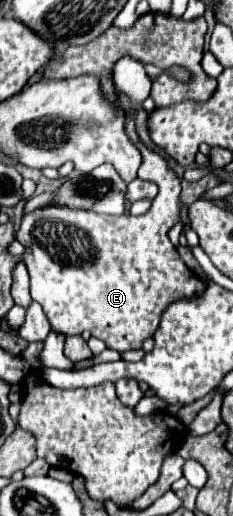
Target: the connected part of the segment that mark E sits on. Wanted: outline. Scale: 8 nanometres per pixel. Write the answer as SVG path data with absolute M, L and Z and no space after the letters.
M129 56L120 59L115 65L115 85L131 101L131 109L125 111L125 131L143 155L139 177L153 181L159 187L159 193L153 199L151 209L137 217L135 215L117 217L117 215L99 215L93 211L79 211L79 209L41 207L35 209L33 213L23 215L21 227L17 231L17 241L25 247L23 263L27 265L31 275L31 297L33 301L41 303L51 327L63 335L81 335L83 331L89 331L93 337L105 341L109 349L115 349L119 353L129 349L139 349L143 341L155 333L161 313L169 303L205 291L205 283L193 275L193 271L185 265L175 245L167 237L171 225L179 221L181 179L169 167L169 159L159 151L147 147L135 129L137 105L141 105L149 97L152 85L144 66L139 64L141 63Z

